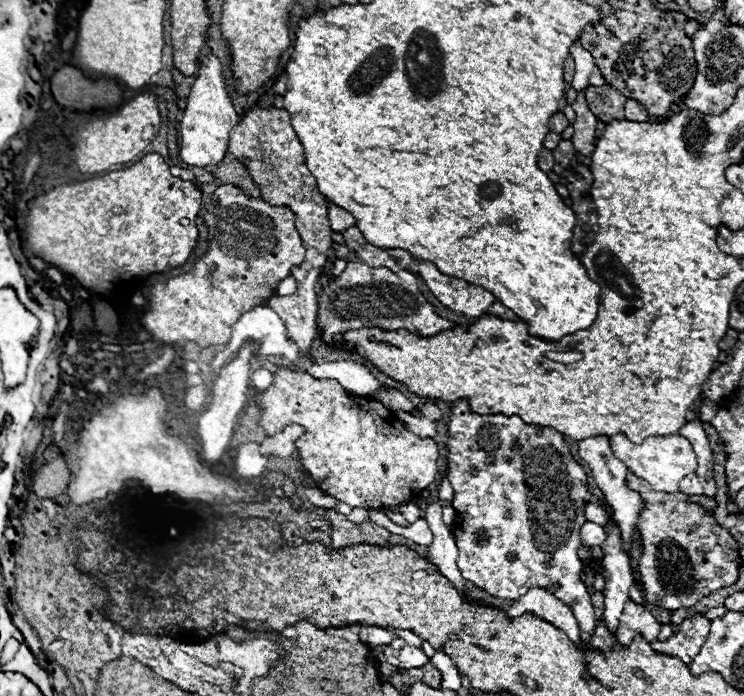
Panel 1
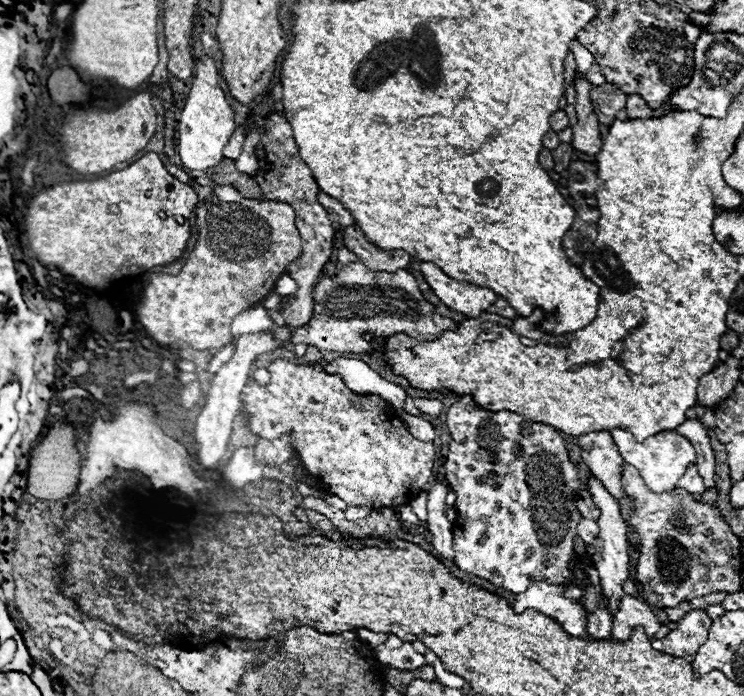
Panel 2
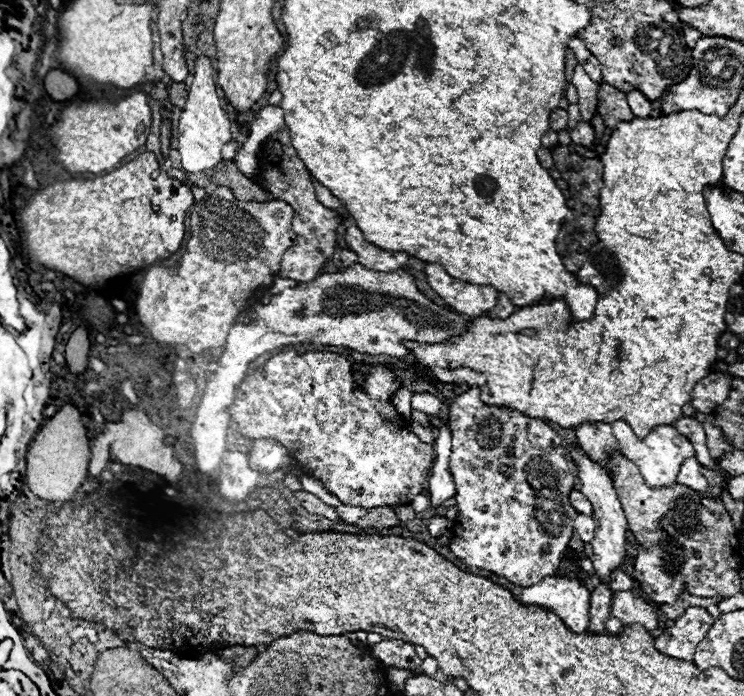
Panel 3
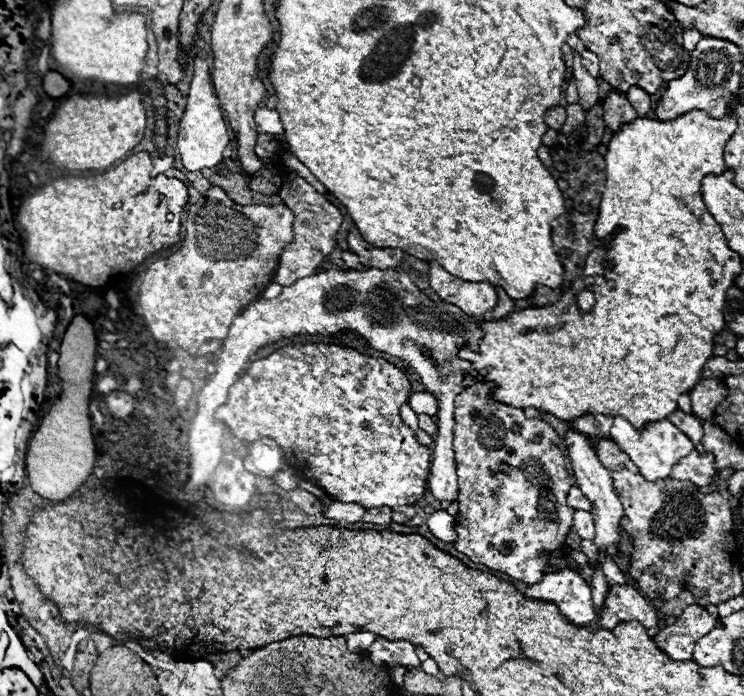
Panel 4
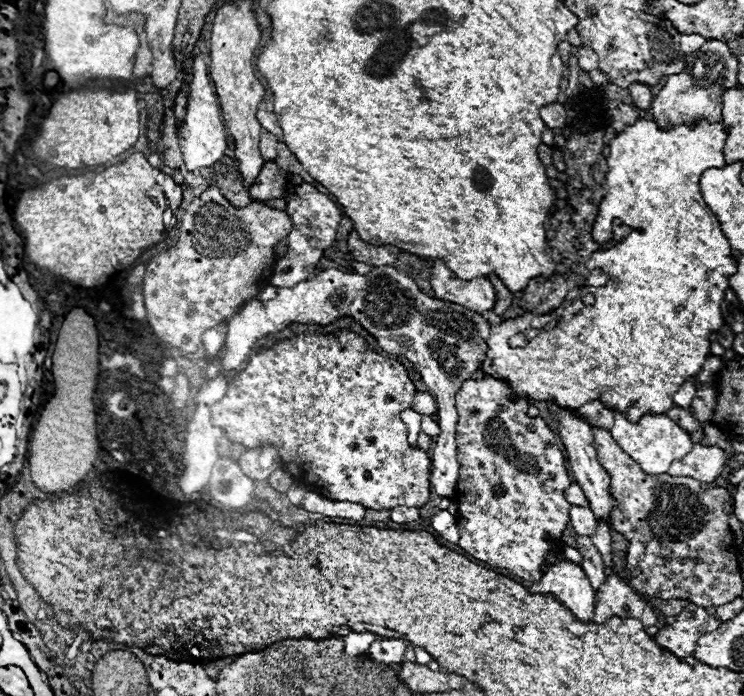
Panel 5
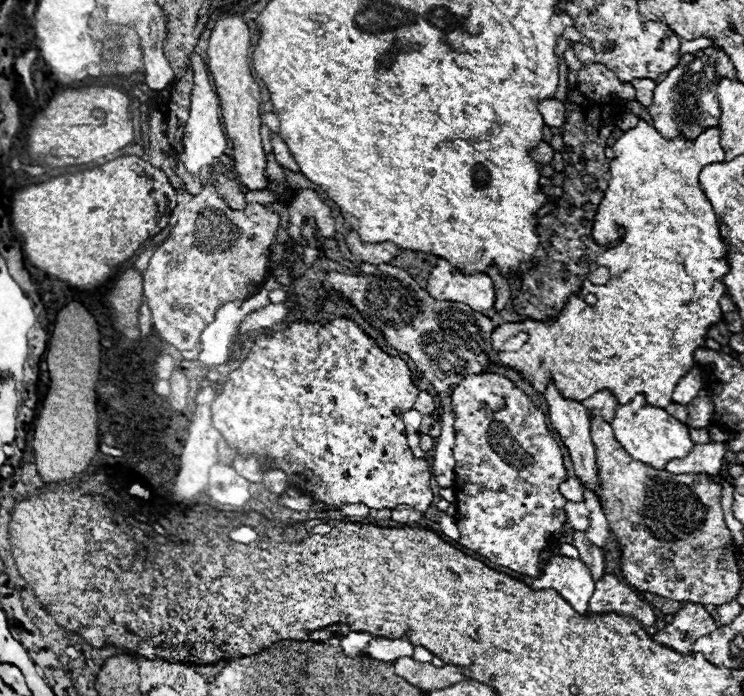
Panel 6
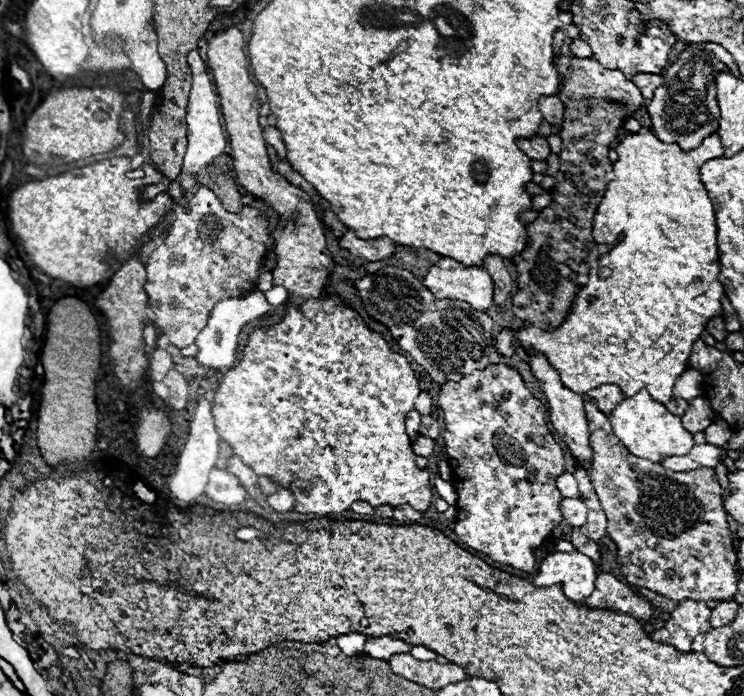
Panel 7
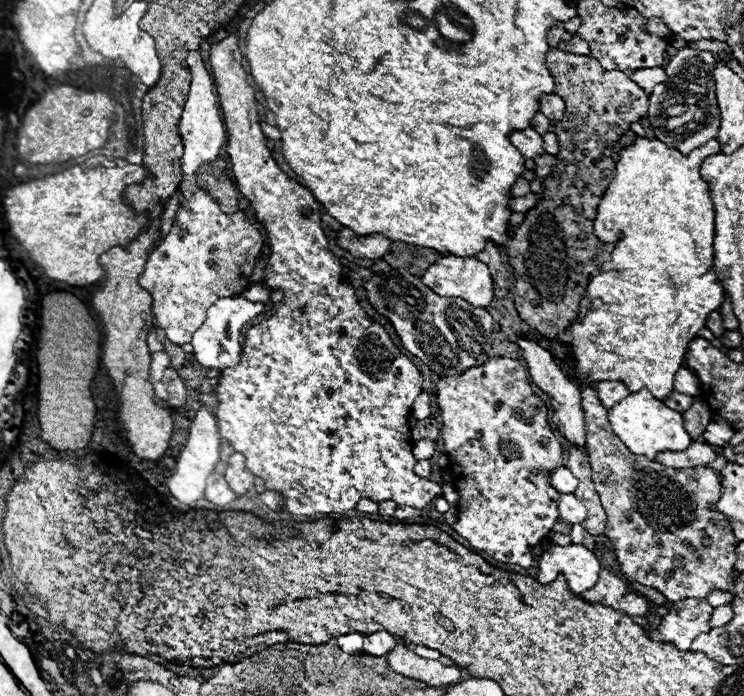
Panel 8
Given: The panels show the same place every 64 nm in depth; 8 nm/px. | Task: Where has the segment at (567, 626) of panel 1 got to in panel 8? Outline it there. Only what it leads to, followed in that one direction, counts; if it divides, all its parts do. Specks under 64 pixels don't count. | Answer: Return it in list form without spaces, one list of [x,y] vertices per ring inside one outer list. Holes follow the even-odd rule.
[[[552,544],[548,552],[540,556],[538,562],[538,580],[542,584],[552,582],[560,572],[568,580],[568,588],[572,594],[582,594],[584,590],[592,588],[598,580],[600,572],[600,562],[582,544],[568,544],[568,546],[558,546]]]

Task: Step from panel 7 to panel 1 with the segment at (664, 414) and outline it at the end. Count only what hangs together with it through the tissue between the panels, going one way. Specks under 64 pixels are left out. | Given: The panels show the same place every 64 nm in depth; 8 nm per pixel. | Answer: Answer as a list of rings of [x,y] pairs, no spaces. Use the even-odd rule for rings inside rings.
[[[668,434],[668,436],[650,436],[642,444],[634,444],[628,440],[628,436],[612,436],[610,438],[614,456],[622,460],[636,476],[646,480],[654,492],[678,492],[678,482],[690,474],[696,472],[696,454],[692,450],[692,444],[682,438],[680,434]]]

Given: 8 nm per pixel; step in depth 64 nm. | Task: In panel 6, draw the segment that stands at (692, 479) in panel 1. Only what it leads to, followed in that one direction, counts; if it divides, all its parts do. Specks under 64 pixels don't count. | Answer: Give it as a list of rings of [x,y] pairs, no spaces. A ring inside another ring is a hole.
[[[718,442],[696,444],[686,458],[670,460],[670,464],[666,464],[666,470],[674,474],[706,472],[710,476],[718,476],[724,466],[724,454],[726,454],[724,444],[718,444]]]

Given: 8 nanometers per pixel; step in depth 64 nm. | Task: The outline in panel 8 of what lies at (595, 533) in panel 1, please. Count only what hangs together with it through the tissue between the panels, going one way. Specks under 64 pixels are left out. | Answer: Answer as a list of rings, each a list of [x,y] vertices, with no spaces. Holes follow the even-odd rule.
[[[560,494],[558,512],[560,512],[560,518],[570,524],[586,520],[586,508],[574,494]]]

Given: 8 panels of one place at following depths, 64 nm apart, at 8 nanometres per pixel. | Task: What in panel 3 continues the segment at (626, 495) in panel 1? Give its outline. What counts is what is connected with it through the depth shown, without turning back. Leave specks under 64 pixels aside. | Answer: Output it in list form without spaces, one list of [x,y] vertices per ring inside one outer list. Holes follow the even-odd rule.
[[[604,422],[580,424],[578,428],[574,428],[574,434],[580,440],[580,446],[584,448],[584,452],[596,462],[600,462],[602,466],[606,466],[606,458],[612,450],[620,452],[618,442],[612,436],[610,424],[604,424]]]

